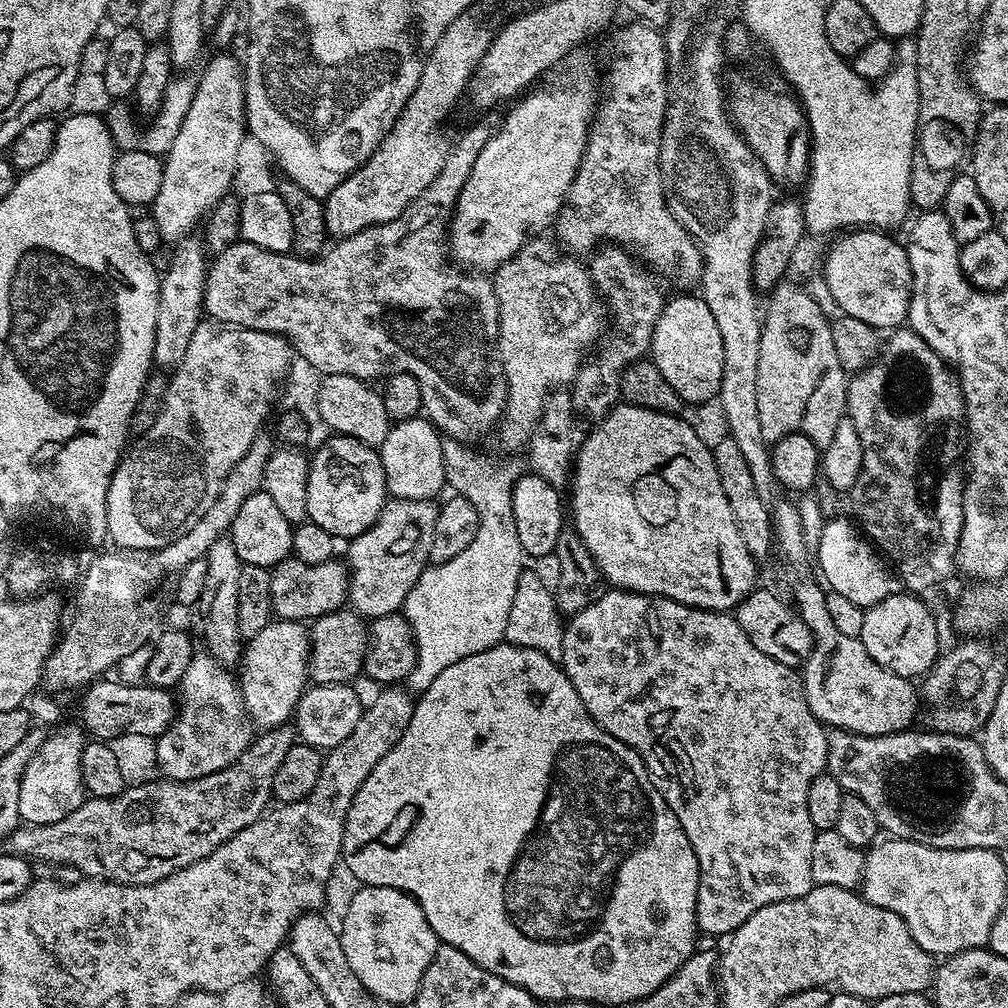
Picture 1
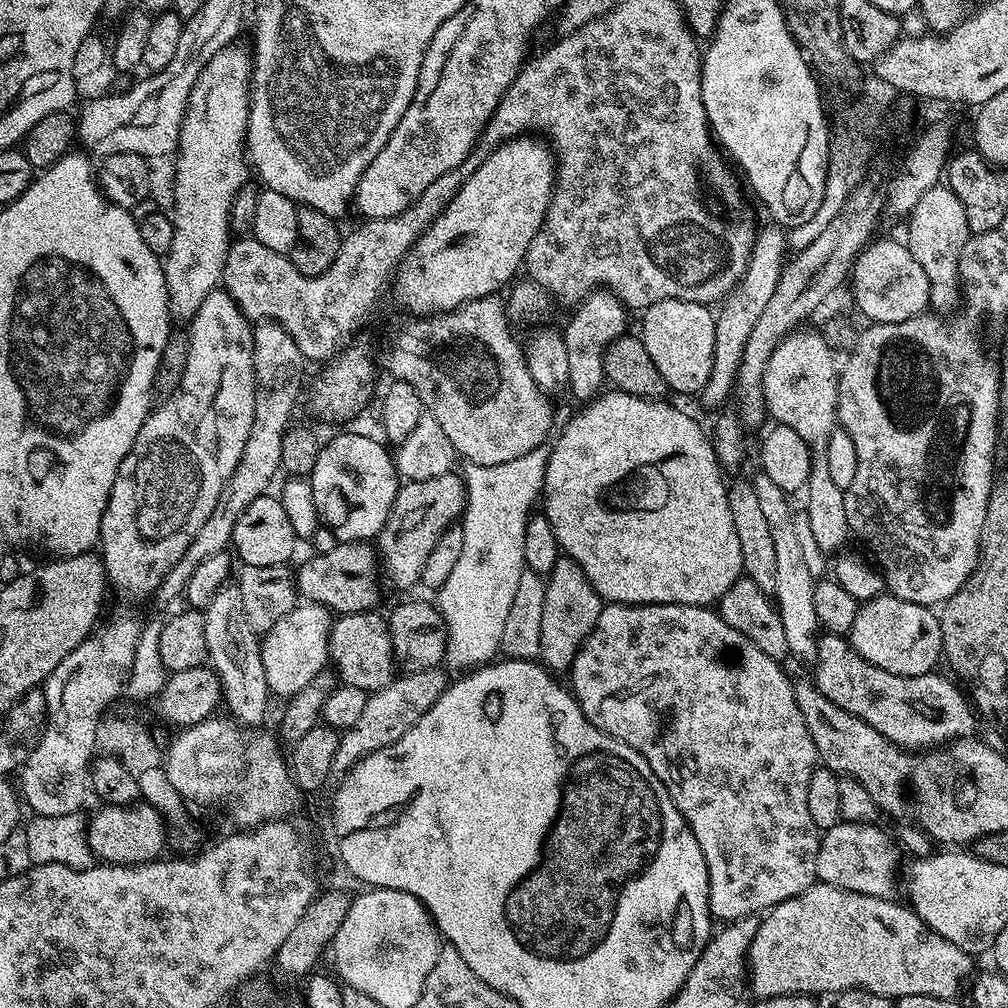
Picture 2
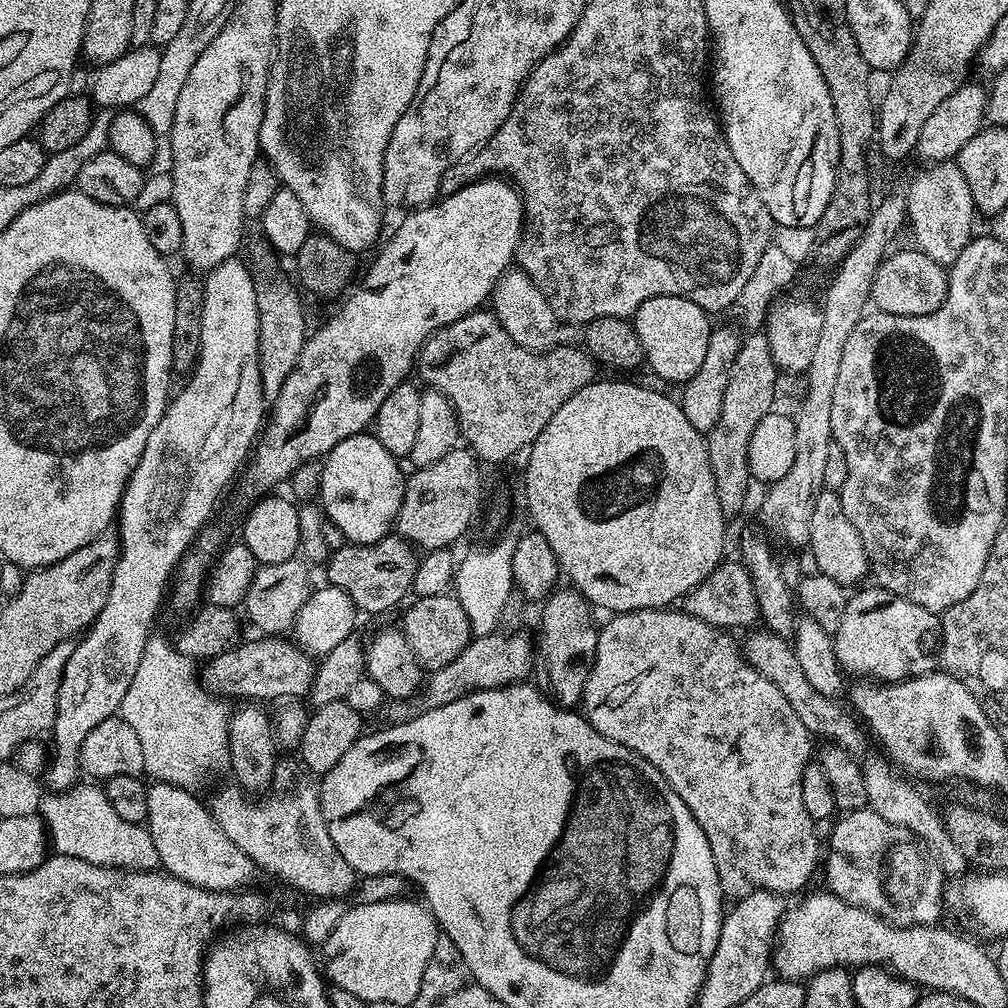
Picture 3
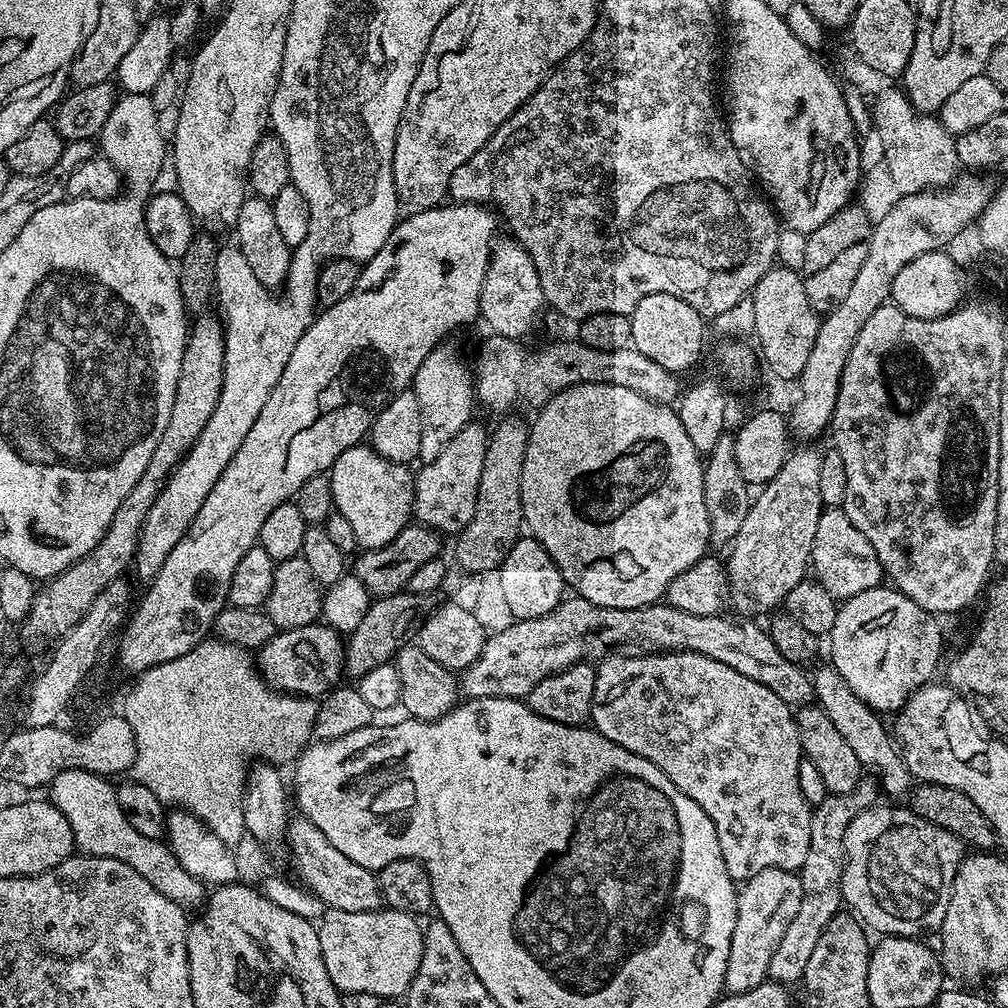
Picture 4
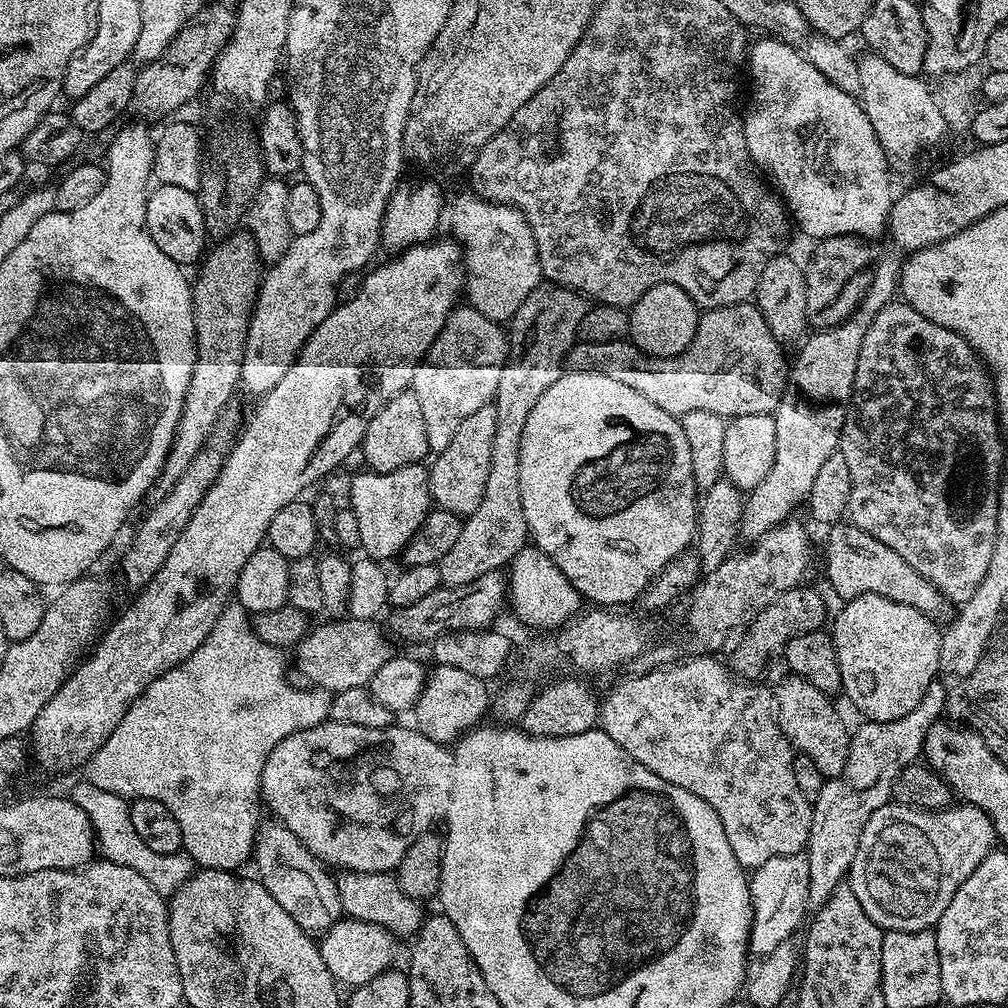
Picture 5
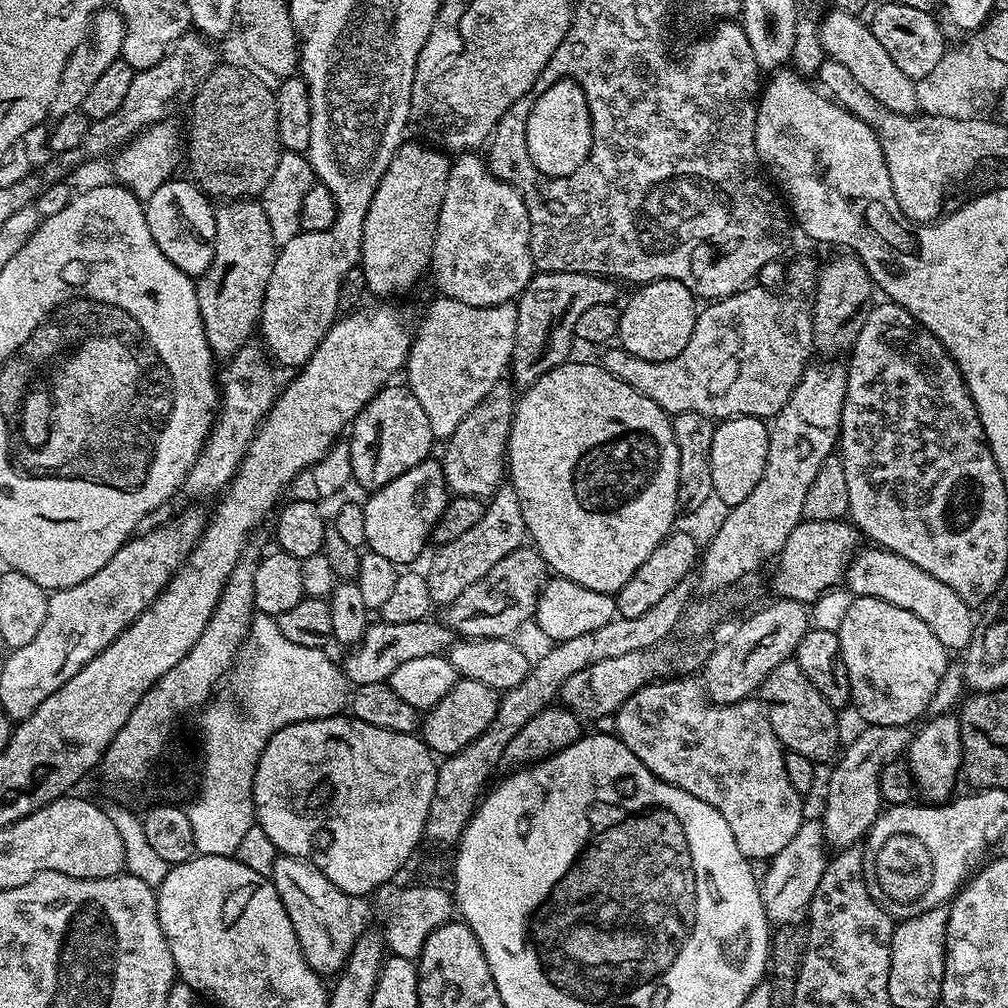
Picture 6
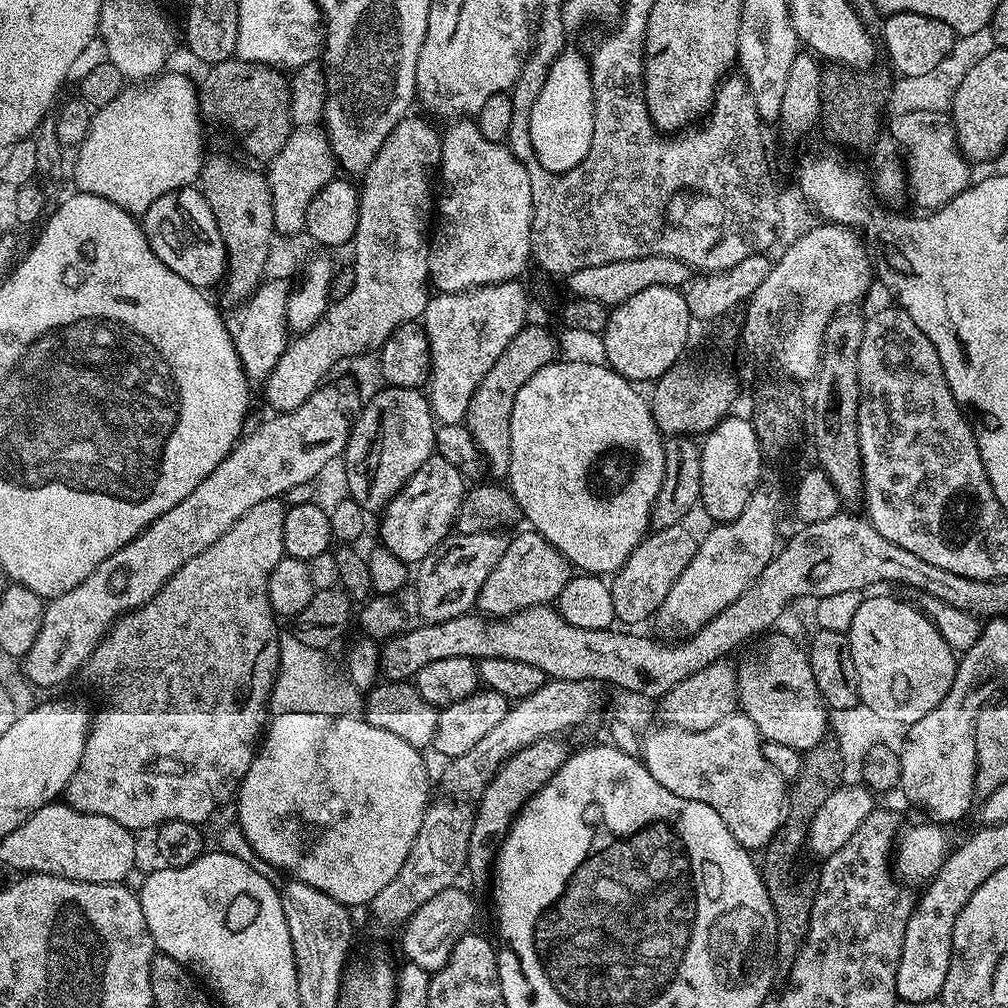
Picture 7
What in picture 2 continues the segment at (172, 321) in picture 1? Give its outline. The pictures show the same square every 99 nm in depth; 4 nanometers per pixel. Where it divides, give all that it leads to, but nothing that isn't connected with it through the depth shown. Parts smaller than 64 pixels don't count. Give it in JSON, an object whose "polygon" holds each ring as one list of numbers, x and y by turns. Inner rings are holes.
{"polygon":[[229,46,210,60,198,76,194,90,190,92,186,114,182,118,180,147,175,153,176,185,172,188,170,215,174,226,174,242,163,261,168,310,173,321,191,322,198,314,206,294,217,291,221,283,228,249,234,239,230,222,230,206,238,190,250,180,250,160,246,155,248,138,248,107,252,101,253,57,244,48]]}

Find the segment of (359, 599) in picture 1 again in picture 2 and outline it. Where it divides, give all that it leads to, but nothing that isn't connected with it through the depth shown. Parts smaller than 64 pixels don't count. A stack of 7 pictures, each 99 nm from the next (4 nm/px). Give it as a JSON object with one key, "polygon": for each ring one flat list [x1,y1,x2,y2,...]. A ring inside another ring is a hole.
{"polygon":[[455,471,438,474,438,478,401,483,400,489,396,491,394,506,386,518,386,526,382,526,378,537,378,552,382,557,387,583,389,580,396,588,417,587,430,550,434,550,434,545,438,538,442,538,444,531,463,517,464,505,467,503,464,477]]}

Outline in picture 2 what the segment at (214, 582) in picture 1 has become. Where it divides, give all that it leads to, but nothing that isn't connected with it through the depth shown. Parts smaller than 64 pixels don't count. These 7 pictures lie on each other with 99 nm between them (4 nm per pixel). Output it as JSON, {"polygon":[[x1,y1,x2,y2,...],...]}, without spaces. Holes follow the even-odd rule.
{"polygon":[[225,586,218,590,218,594,214,594,214,598,203,609,204,621,206,622,206,646,208,650,208,660,210,667,215,672,216,677,220,680,222,689,223,707,230,713,231,719,239,722,241,725,256,724,252,726,260,726,264,720,264,715,268,712,268,700,270,701,270,693,268,691,268,683,266,682,266,670,262,666,262,654,260,646,261,637,250,626,250,622,246,622,246,609,242,607,242,594,239,587]]}

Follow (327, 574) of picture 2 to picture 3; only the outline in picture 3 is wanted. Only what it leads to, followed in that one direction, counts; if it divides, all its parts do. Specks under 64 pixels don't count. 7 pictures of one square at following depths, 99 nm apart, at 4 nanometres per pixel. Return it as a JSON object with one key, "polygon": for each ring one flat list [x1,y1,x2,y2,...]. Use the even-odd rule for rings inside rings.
{"polygon":[[389,534,373,544,349,542,335,549,326,561,327,583,346,590,361,613,388,612,391,608,399,609,409,599,419,565,417,549,400,535]]}

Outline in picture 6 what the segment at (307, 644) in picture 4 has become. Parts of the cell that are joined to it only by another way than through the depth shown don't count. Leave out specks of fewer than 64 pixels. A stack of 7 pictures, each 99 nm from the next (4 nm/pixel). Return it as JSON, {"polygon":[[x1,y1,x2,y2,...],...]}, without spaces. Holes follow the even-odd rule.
{"polygon":[[429,618,418,622,383,622,369,623,366,634,360,643,351,649,352,652,342,667,345,676,353,685,383,684,391,678,398,666,410,662,410,658,426,658,427,656,443,656,454,643,454,634,439,619]]}

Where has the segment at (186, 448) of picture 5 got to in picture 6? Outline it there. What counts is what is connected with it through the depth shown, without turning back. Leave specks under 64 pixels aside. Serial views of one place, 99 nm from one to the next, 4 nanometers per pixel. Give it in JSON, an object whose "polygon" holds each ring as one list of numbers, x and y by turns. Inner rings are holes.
{"polygon":[[232,198,216,208,216,237,214,258,210,266,195,281,198,310,202,314,202,326,206,330,208,345,217,361,227,362,236,351,249,343,252,332,260,322,260,311,266,298,266,286,274,270,278,246,274,234,270,234,270,222,266,218,263,203,256,198]]}

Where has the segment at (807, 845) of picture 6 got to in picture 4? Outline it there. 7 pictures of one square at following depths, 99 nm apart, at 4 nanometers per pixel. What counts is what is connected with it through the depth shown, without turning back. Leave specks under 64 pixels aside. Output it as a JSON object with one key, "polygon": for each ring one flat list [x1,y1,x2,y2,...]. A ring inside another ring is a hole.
{"polygon":[[777,868,762,870,762,874,754,874,754,878,745,880,739,885,736,894,734,934,730,938,730,958,726,962,725,993,754,990,754,986,768,980,770,957,774,955,782,934,786,934,786,926,790,926,794,914,798,914,798,906,802,906,802,882,799,875,790,870,778,870]]}

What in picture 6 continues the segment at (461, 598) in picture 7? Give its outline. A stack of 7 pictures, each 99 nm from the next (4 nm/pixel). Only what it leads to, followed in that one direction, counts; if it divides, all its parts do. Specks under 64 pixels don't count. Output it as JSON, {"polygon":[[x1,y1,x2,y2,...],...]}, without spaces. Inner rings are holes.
{"polygon":[[502,486,487,501,484,516,477,525,466,530,462,538,454,538,454,542,441,544,435,549,436,557,432,565,426,568,433,605,446,606,454,602,468,586,474,586,478,578,486,578,486,574,490,574,490,570,494,570,494,566,498,566,506,554,518,550,525,540,526,529,518,494,511,486]]}

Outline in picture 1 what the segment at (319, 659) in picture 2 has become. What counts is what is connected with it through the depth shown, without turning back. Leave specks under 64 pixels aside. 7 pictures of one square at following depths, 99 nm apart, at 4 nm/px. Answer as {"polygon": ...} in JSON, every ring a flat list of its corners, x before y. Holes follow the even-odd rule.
{"polygon":[[273,619,258,634,247,637,238,665,238,687,248,719,257,729,267,730,293,719,300,695,309,683,310,632,299,620]]}

